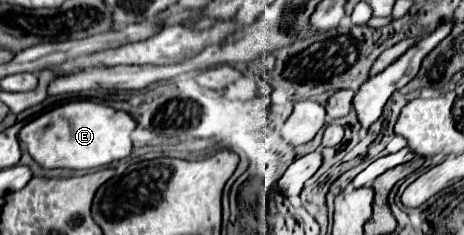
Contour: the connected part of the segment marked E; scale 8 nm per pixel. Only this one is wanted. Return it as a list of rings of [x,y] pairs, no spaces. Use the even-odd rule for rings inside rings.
[[[73,100],[27,122],[19,132],[19,140],[41,168],[89,170],[127,158],[133,150],[131,134],[135,128],[137,122],[123,110],[95,100]]]

